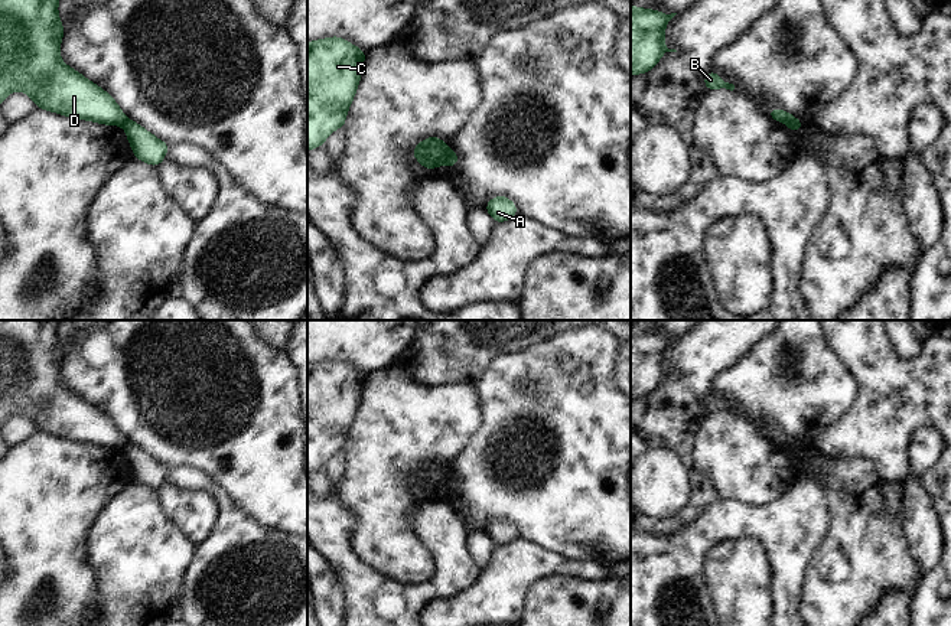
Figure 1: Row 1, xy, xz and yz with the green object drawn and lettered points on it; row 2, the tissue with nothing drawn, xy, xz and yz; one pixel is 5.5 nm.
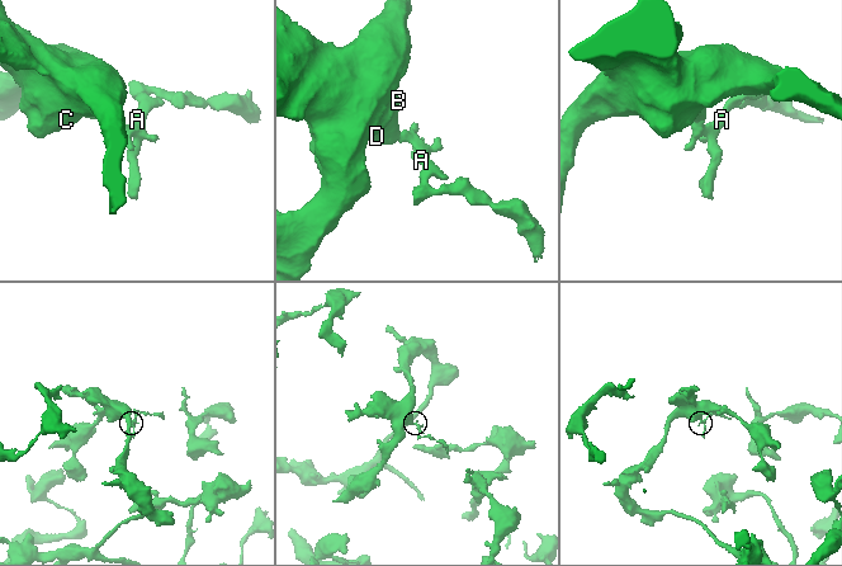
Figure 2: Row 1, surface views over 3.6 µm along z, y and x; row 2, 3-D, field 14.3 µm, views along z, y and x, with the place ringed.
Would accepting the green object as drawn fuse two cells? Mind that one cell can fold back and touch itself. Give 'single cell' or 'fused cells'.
fused cells

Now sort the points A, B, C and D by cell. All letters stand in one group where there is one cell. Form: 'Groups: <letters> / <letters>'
Groups: A / B C D

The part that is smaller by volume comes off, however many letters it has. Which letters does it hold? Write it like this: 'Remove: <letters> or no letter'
Remove: A

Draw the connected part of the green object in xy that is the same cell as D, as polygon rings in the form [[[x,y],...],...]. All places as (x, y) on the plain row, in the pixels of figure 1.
[[[0,320],[0,428],[10,415],[22,413],[39,433],[72,443],[123,449],[127,440],[111,417],[61,384],[65,349],[58,338],[59,322]]]

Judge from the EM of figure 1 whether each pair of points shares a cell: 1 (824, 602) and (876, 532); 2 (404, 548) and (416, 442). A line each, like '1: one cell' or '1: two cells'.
1: one cell
2: one cell

